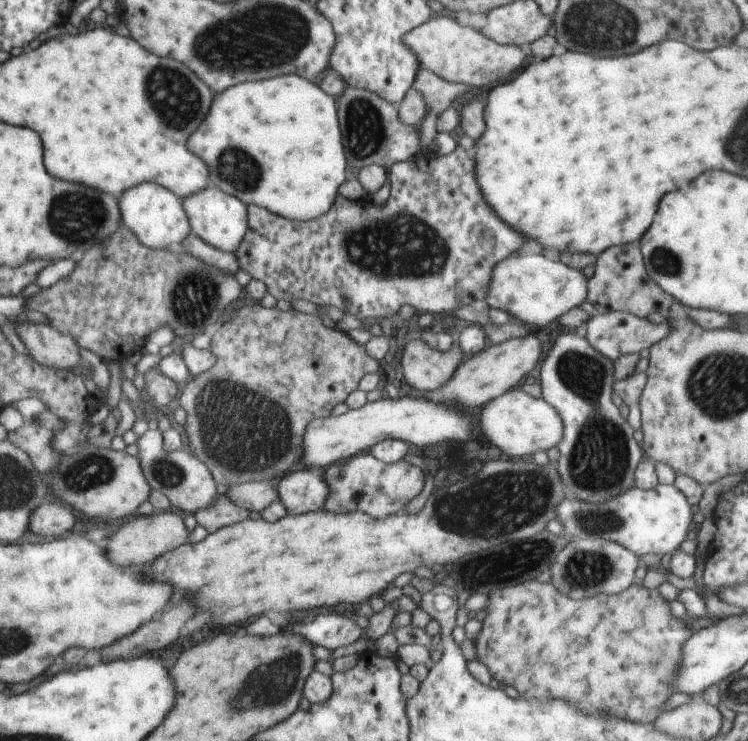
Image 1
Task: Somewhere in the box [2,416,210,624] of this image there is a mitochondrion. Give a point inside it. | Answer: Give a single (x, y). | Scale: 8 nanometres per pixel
(92, 470)

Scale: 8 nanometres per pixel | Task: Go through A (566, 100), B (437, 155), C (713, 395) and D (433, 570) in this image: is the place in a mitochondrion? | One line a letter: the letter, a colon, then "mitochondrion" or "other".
A: other
B: other
C: mitochondrion
D: other

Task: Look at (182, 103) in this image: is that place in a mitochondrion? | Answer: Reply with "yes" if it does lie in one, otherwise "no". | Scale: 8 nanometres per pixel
yes

